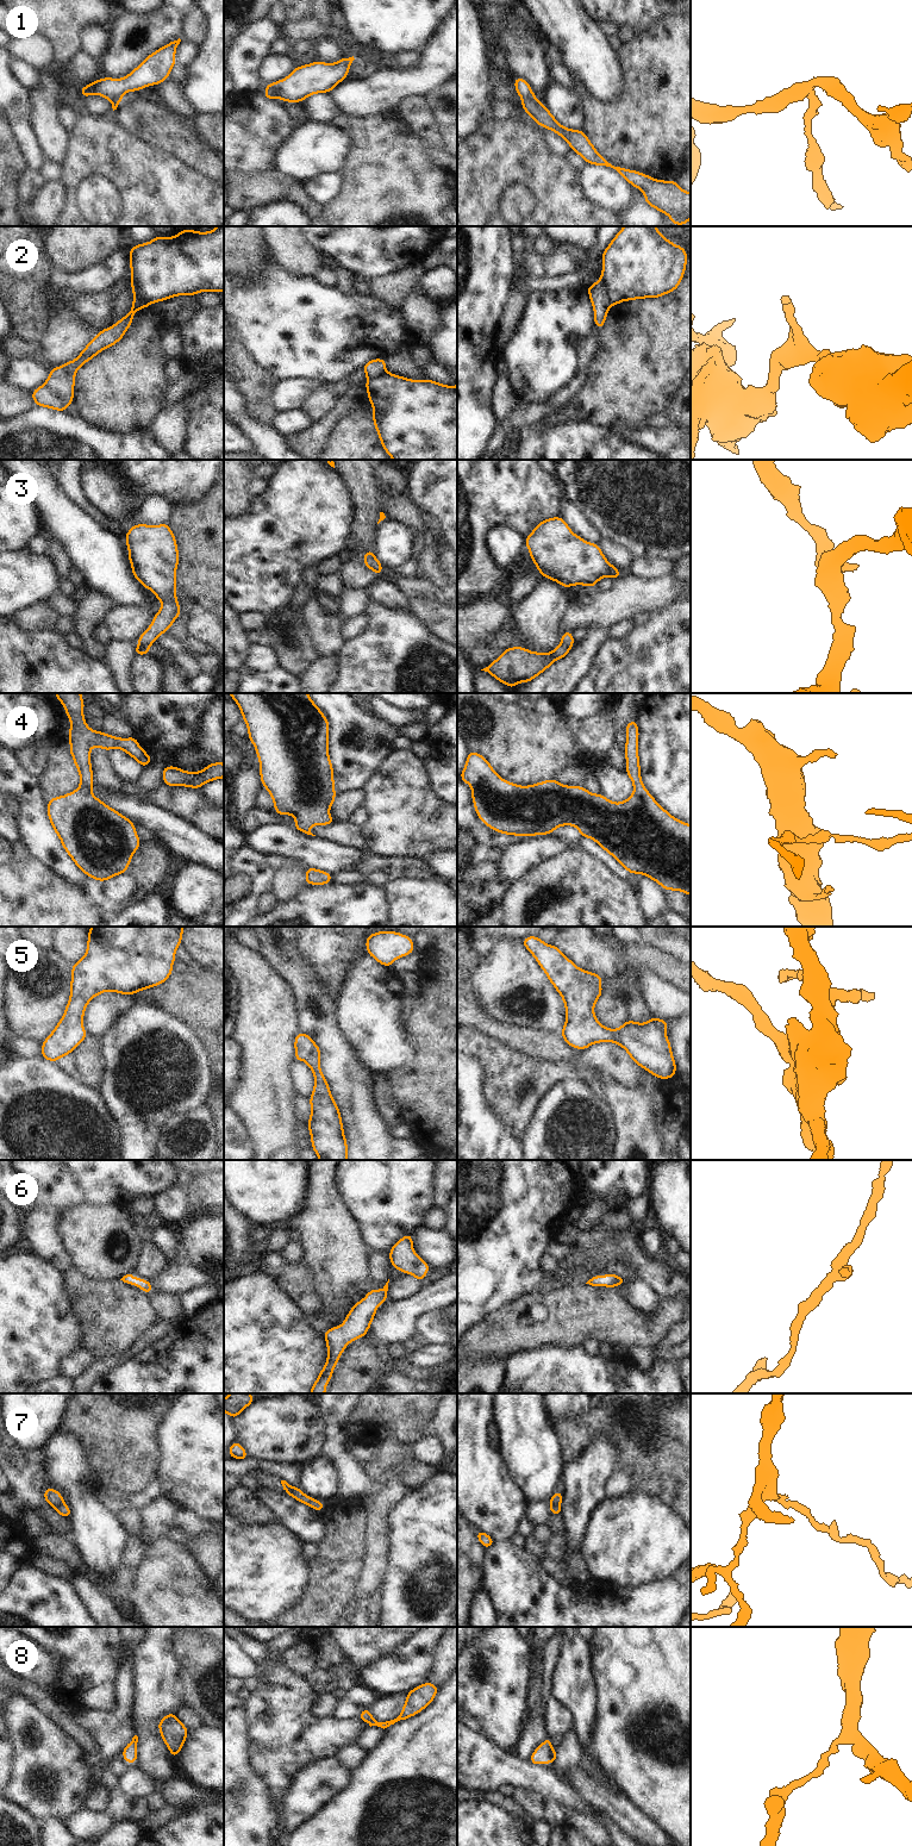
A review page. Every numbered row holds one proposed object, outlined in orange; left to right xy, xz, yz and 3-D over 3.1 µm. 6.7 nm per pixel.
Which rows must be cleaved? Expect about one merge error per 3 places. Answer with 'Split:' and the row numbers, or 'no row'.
Split: 1, 2, 3, 7.

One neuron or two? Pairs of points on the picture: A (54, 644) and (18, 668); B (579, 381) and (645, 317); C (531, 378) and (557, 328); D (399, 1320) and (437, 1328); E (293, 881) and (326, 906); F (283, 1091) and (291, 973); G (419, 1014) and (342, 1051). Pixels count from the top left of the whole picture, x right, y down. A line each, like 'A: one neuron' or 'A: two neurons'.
A: one neuron
B: two neurons
C: one neuron
D: two neurons
E: two neurons
F: two neurons
G: two neurons

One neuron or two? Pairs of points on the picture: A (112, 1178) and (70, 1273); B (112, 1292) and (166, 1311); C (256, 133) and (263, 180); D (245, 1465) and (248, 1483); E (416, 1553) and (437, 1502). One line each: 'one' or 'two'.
A: two
B: two
C: two
D: two
E: one

